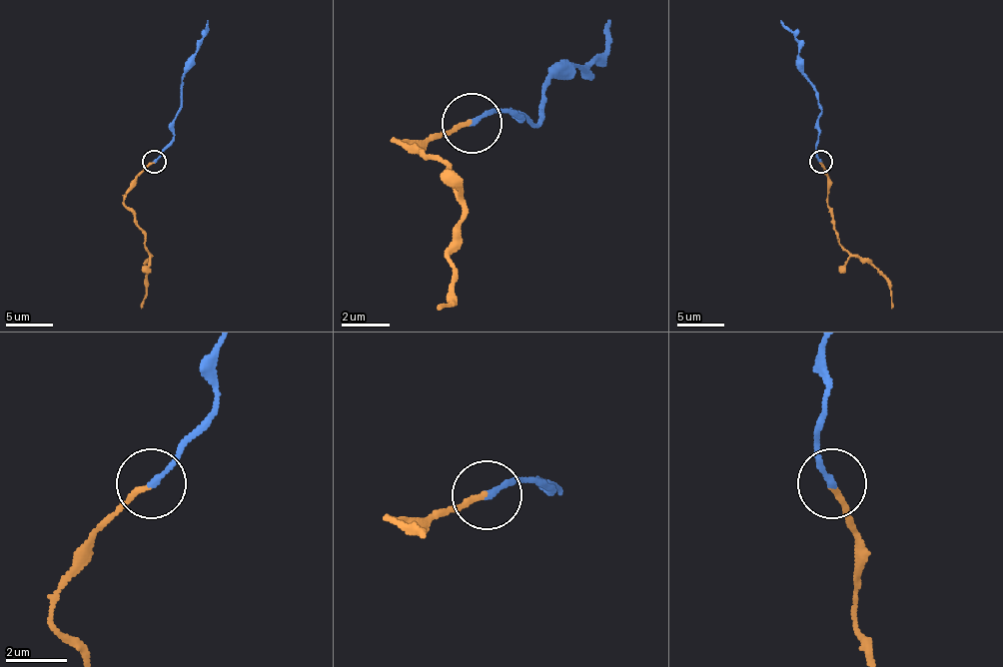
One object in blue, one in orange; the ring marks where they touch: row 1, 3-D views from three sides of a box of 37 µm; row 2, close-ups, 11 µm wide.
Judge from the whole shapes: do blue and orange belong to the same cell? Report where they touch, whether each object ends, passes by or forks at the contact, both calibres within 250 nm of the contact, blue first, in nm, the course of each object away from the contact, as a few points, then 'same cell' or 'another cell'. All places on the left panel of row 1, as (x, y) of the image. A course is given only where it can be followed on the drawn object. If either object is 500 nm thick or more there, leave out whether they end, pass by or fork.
place (154, 162); blue ends; orange ends; calibres 200 and 160 nm; course blue (154, 162), (173, 139), (187, 62), (208, 20); course orange (154, 162), (136, 178), (124, 204), (133, 213), (133, 223), (150, 255), (145, 265), (147, 283), (140, 309); another cell

